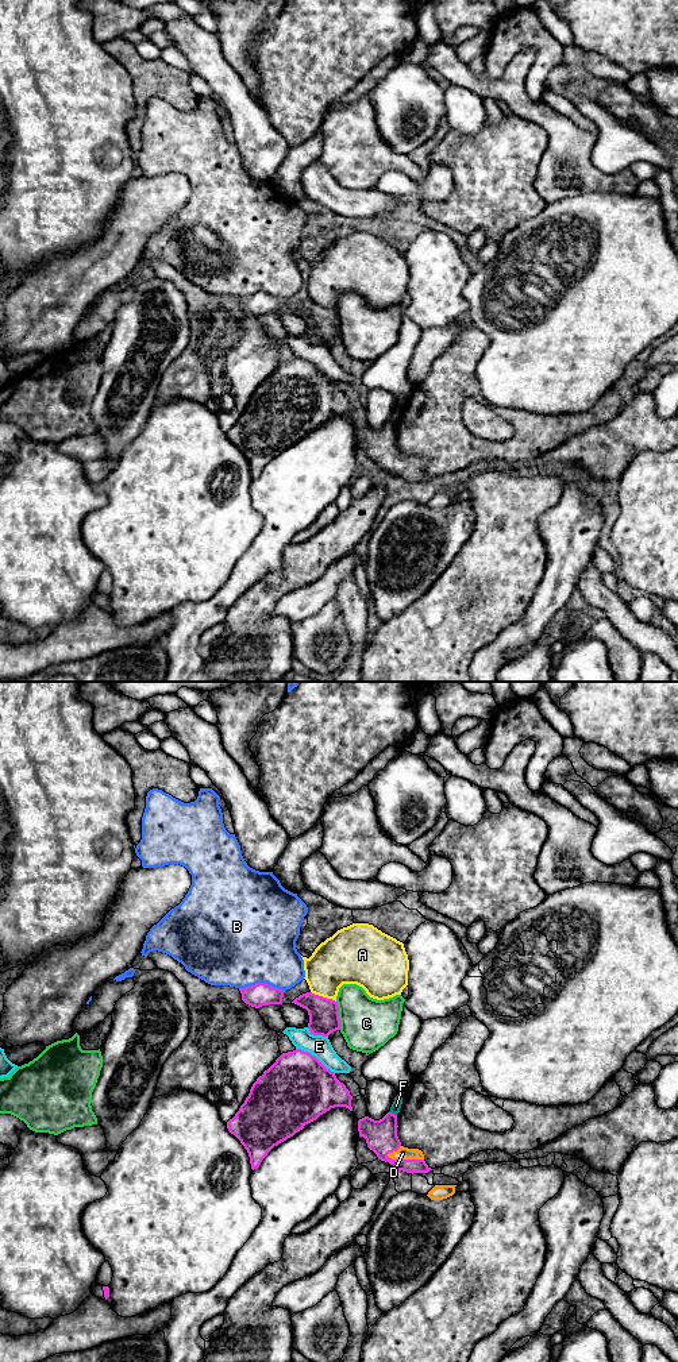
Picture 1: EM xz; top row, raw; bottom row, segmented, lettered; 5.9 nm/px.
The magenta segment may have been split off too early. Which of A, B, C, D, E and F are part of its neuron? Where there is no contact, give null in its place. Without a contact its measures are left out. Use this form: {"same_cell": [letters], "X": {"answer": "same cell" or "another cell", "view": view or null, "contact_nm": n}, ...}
{"same_cell": ["D"], "A": {"answer": "another cell", "view": "xz", "contact_nm": 170}, "B": {"answer": "another cell", "view": "xz", "contact_nm": 280}, "C": {"answer": "another cell", "view": "xz", "contact_nm": 170}, "D": {"answer": "same cell", "view": "xz", "contact_nm": 220}, "E": {"answer": "another cell", "view": "xz", "contact_nm": 280}, "F": {"answer": "another cell", "view": "xz", "contact_nm": 50}}

